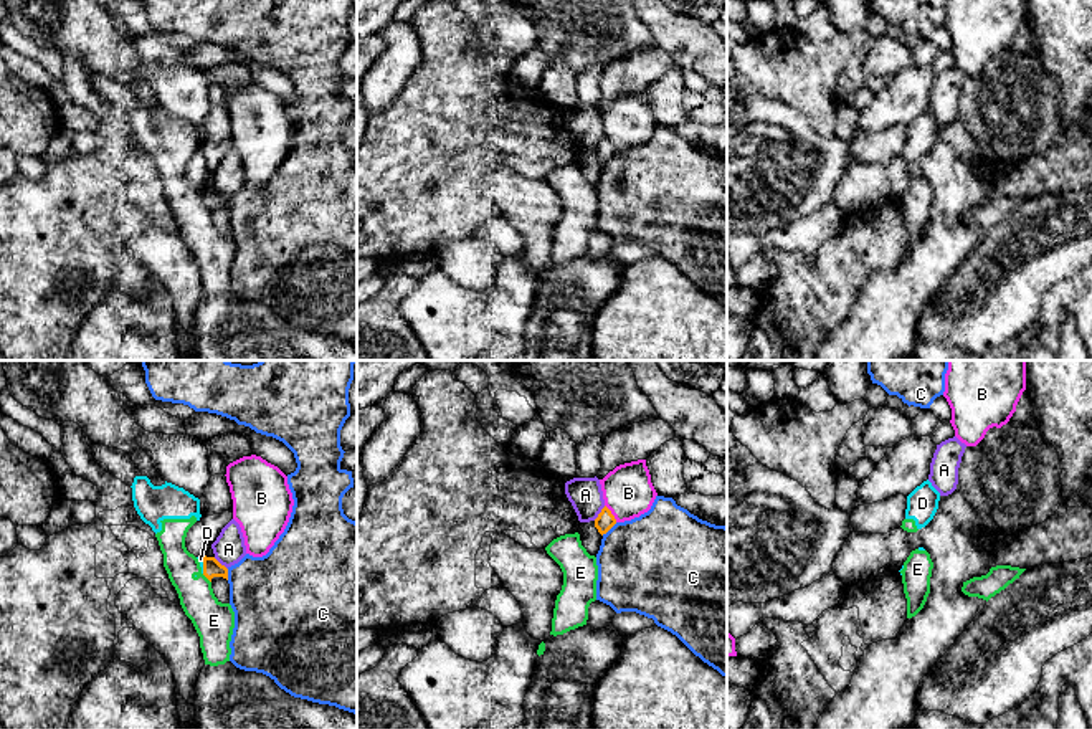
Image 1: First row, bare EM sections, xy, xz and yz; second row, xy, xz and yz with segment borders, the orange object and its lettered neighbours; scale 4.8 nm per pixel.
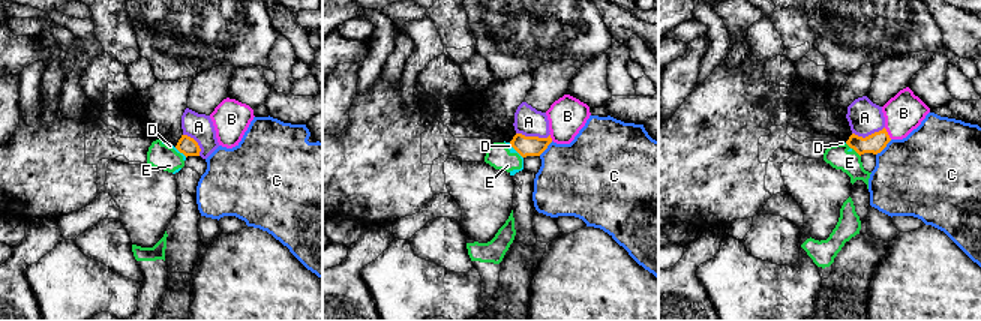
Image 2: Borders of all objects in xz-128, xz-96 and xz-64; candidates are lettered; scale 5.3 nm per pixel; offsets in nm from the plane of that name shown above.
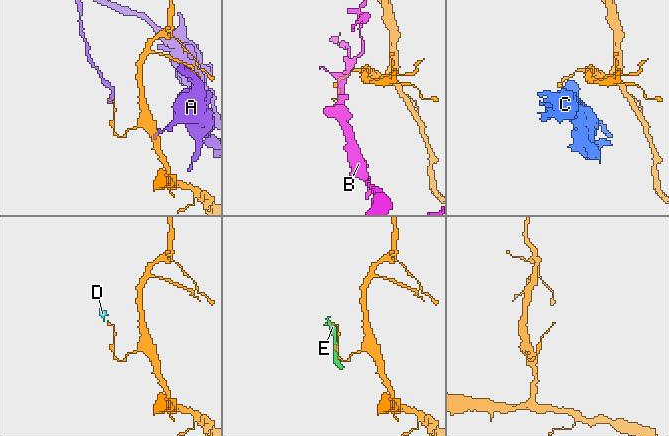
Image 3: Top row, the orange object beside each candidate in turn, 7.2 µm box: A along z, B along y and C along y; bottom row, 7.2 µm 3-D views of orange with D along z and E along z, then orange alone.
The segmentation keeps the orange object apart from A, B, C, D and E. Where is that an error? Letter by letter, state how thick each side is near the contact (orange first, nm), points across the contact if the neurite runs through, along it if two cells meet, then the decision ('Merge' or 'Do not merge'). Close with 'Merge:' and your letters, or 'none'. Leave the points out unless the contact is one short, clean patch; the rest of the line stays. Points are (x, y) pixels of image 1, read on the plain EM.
A: Thickness 90 nm (orange) against 160 nm. Do not merge
B: Thickness 90 nm (orange) against 240 nm. Do not merge
C: Thickness 90 nm (orange) against 460 nm. Do not merge
D: Thickness 90 nm (orange) against 30 nm. Boundary: xy (202, 187), (204, 202). Do not merge
E: Thickness 90 nm (orange) against 190 nm. Do not merge
Merge: none

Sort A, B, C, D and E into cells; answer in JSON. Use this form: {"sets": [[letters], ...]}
{"sets": [["A"], ["B"], ["C"], ["D", "E"]]}

